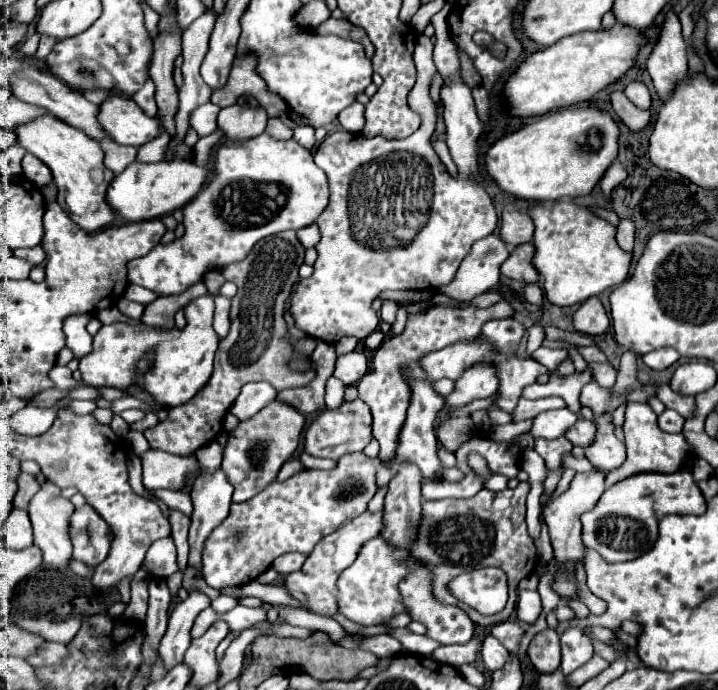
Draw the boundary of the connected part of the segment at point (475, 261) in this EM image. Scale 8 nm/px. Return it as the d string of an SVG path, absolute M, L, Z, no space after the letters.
M497 233L479 239L459 265L453 281L439 287L437 293L443 293L455 301L469 301L475 295L493 289L499 283L499 265L507 257L509 247L497 237Z

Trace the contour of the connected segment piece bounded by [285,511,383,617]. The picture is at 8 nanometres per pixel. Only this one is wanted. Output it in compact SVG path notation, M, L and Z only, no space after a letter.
M365 511L363 515L359 515L357 519L353 519L349 525L337 529L335 533L331 533L329 537L323 537L317 547L313 549L313 553L307 557L307 561L303 563L301 571L295 571L291 575L285 577L285 585L289 589L289 593L299 599L301 603L305 603L309 607L309 611L319 613L319 615L333 615L337 613L337 577L343 569L347 569L351 565L351 561L355 561L361 545L369 539L373 539L375 535L379 535L383 529L383 511L379 513L371 513Z

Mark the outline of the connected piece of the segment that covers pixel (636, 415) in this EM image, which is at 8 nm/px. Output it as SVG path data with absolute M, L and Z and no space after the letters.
M627 403L627 413L625 413L625 445L627 445L627 459L623 463L623 467L619 469L611 469L607 473L607 487L615 485L617 481L621 481L623 477L635 475L635 473L675 473L679 471L679 467L683 463L695 461L695 453L691 449L691 445L687 443L687 439L683 437L683 433L665 433L659 429L657 425L657 415L653 413L653 409L647 403Z

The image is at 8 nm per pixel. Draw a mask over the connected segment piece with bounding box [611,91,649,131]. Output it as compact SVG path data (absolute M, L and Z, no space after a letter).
M613 91L611 93L611 105L619 119L631 129L631 131L641 131L649 123L649 111L643 111L635 107L623 91Z

